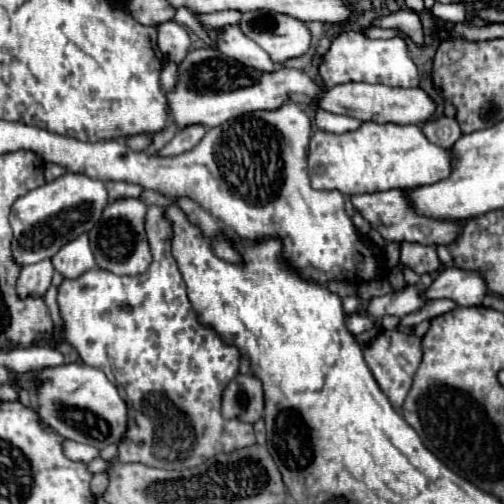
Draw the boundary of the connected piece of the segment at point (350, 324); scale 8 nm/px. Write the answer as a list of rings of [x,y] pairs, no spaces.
[[[352,313],[352,315],[346,315],[346,327],[348,327],[354,335],[360,335],[362,331],[368,331],[368,329],[376,327],[376,323],[370,321],[370,317],[360,317],[360,315]]]

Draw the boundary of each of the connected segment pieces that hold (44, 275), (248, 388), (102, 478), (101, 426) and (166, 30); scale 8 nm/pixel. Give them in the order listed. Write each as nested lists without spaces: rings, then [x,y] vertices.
[[[42,259],[38,263],[24,265],[18,277],[18,293],[22,293],[22,297],[26,295],[42,297],[52,285],[52,275],[54,275],[54,267],[50,259]]]
[[[236,375],[222,395],[222,415],[256,423],[264,411],[262,383],[254,375]]]
[[[102,471],[102,473],[96,473],[96,475],[92,477],[92,485],[90,485],[90,489],[92,489],[92,493],[94,493],[96,497],[102,497],[104,491],[108,489],[108,483],[110,483],[108,473]]]
[[[66,363],[60,367],[46,367],[38,373],[42,385],[38,389],[38,413],[40,417],[66,439],[76,443],[104,449],[106,445],[120,443],[128,431],[128,407],[120,397],[114,383],[94,367]]]
[[[166,21],[158,25],[158,47],[174,63],[180,63],[190,47],[190,37],[182,25],[176,21]]]

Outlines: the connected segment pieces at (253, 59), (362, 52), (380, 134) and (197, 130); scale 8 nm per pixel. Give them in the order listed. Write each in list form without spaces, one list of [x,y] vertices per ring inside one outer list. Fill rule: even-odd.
[[[236,25],[222,27],[222,33],[218,37],[218,49],[230,59],[236,59],[246,67],[252,67],[264,73],[272,73],[276,69],[268,53],[258,43],[248,39]]]
[[[344,31],[332,41],[332,47],[320,65],[320,77],[326,87],[348,81],[384,83],[390,87],[418,87],[418,67],[408,57],[404,37],[370,39],[362,31]]]
[[[366,121],[356,131],[342,135],[316,131],[310,139],[308,169],[310,181],[316,189],[336,189],[344,195],[416,189],[450,177],[452,151],[430,143],[420,125],[380,125]]]
[[[188,125],[188,127],[182,127],[174,135],[174,139],[166,147],[162,147],[158,151],[158,155],[162,155],[162,157],[182,155],[184,151],[190,151],[192,147],[196,147],[204,135],[206,135],[206,127],[204,125]]]

